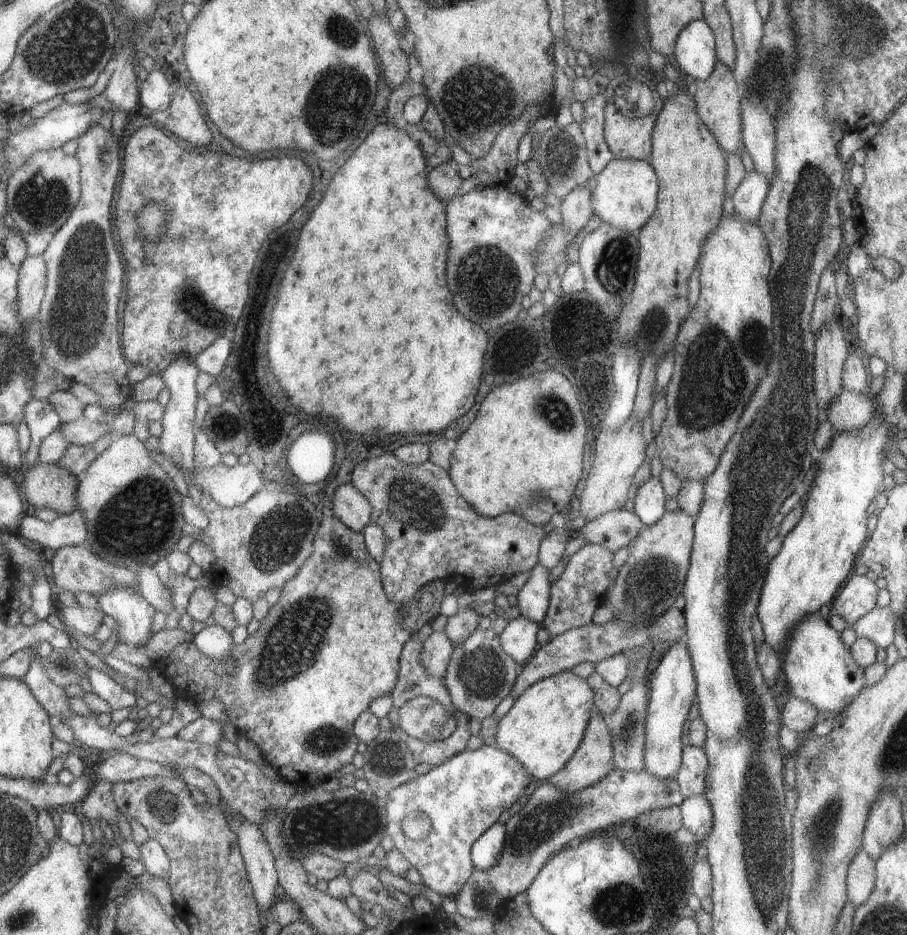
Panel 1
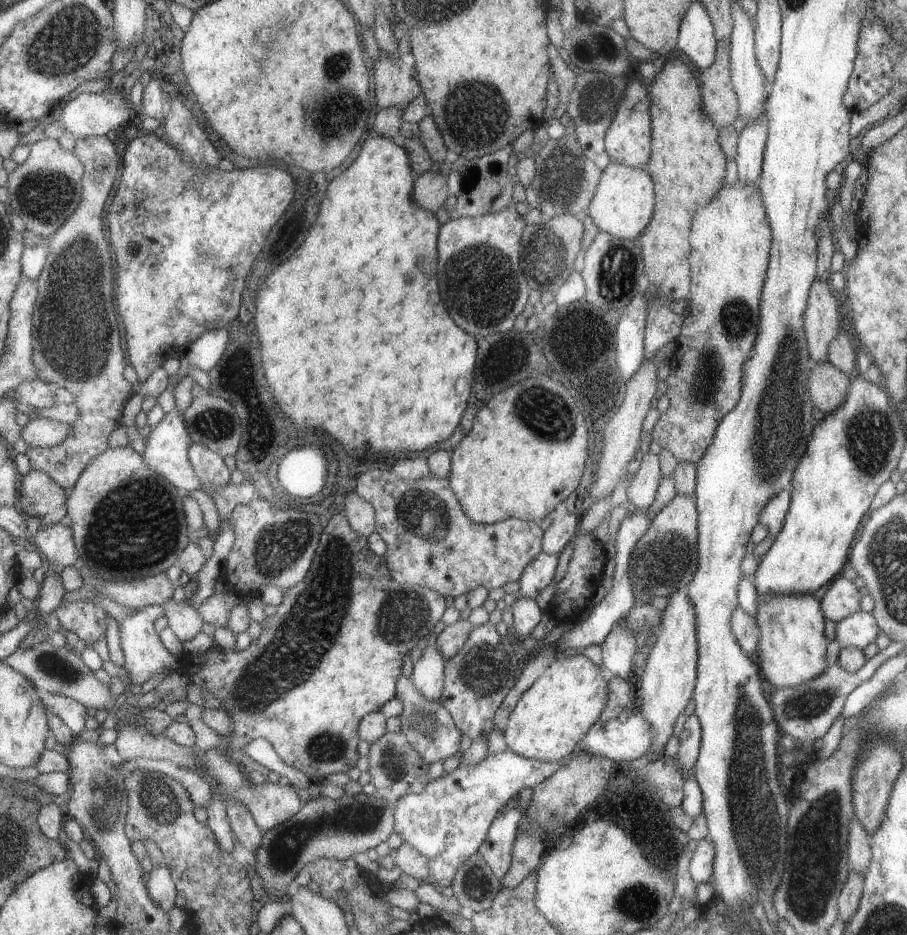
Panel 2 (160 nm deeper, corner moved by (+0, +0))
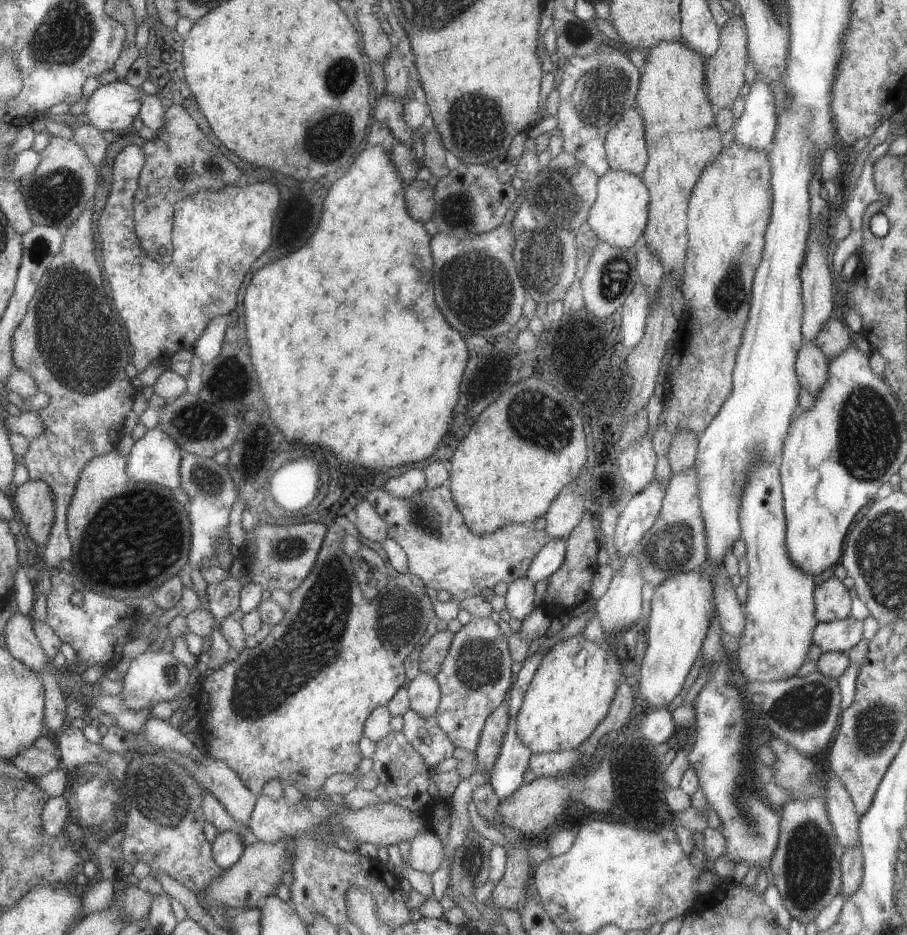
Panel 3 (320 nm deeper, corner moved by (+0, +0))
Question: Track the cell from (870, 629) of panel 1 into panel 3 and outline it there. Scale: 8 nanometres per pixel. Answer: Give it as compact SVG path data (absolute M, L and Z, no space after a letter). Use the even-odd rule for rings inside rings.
M849 616L841 620L815 623L811 631L811 644L818 646L822 653L839 651L846 653L862 638L862 621Z

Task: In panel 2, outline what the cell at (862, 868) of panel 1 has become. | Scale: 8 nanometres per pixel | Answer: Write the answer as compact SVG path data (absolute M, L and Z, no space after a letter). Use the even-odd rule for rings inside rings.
M855 815L851 816L851 822L849 822L847 851L849 870L855 870L857 874L865 876L865 870L867 870L867 866L869 866L872 858L870 838Z

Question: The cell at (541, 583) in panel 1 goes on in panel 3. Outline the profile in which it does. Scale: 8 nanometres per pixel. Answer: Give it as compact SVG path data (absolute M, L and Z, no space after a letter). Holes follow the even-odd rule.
M550 538L549 542L546 542L543 548L533 557L525 577L534 583L537 580L546 579L564 561L565 551L566 539Z

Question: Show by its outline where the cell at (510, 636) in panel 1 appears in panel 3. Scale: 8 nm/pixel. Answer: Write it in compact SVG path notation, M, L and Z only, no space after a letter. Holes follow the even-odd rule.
M519 577L512 580L506 588L504 595L505 609L509 613L510 617L516 618L522 621L536 606L533 605L535 602L535 592L533 591L534 582L531 582L527 577Z

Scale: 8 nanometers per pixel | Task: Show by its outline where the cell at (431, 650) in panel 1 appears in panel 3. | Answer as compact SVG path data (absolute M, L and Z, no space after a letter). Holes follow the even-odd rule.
M418 671L416 676L406 683L409 709L423 718L435 717L440 701L440 690L434 677Z

